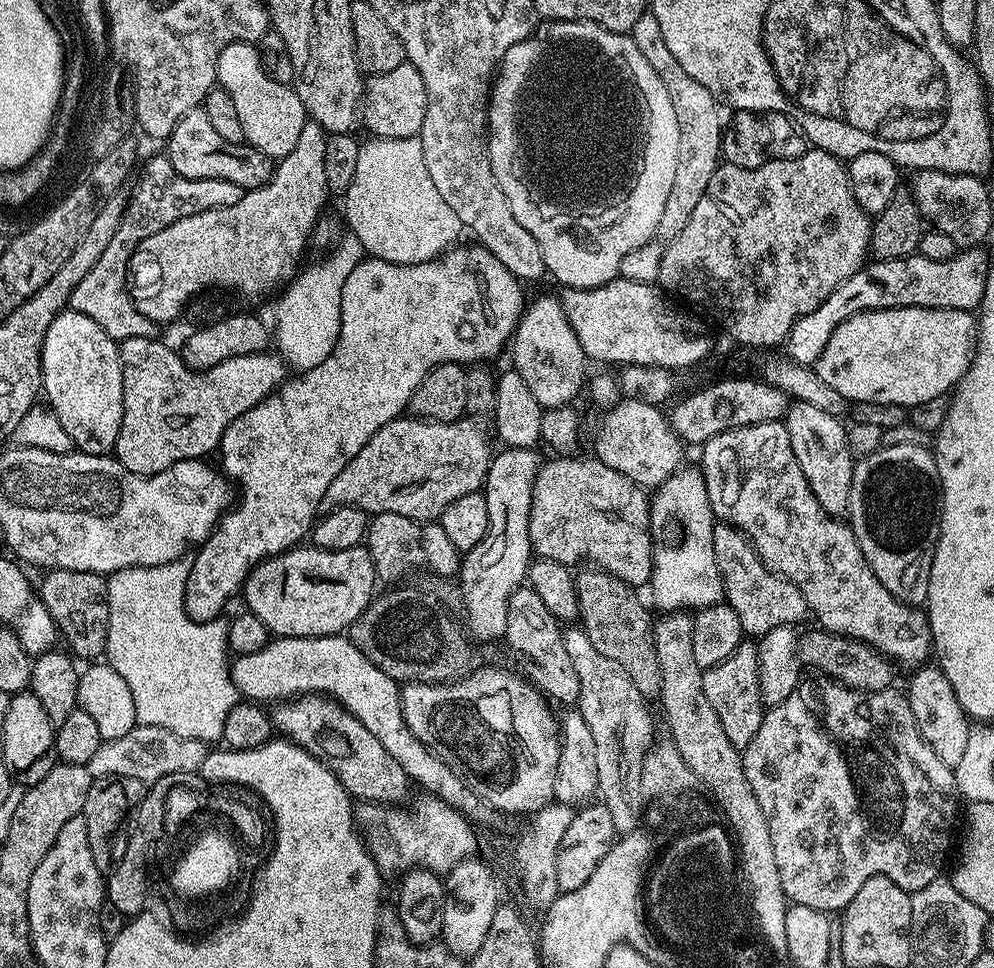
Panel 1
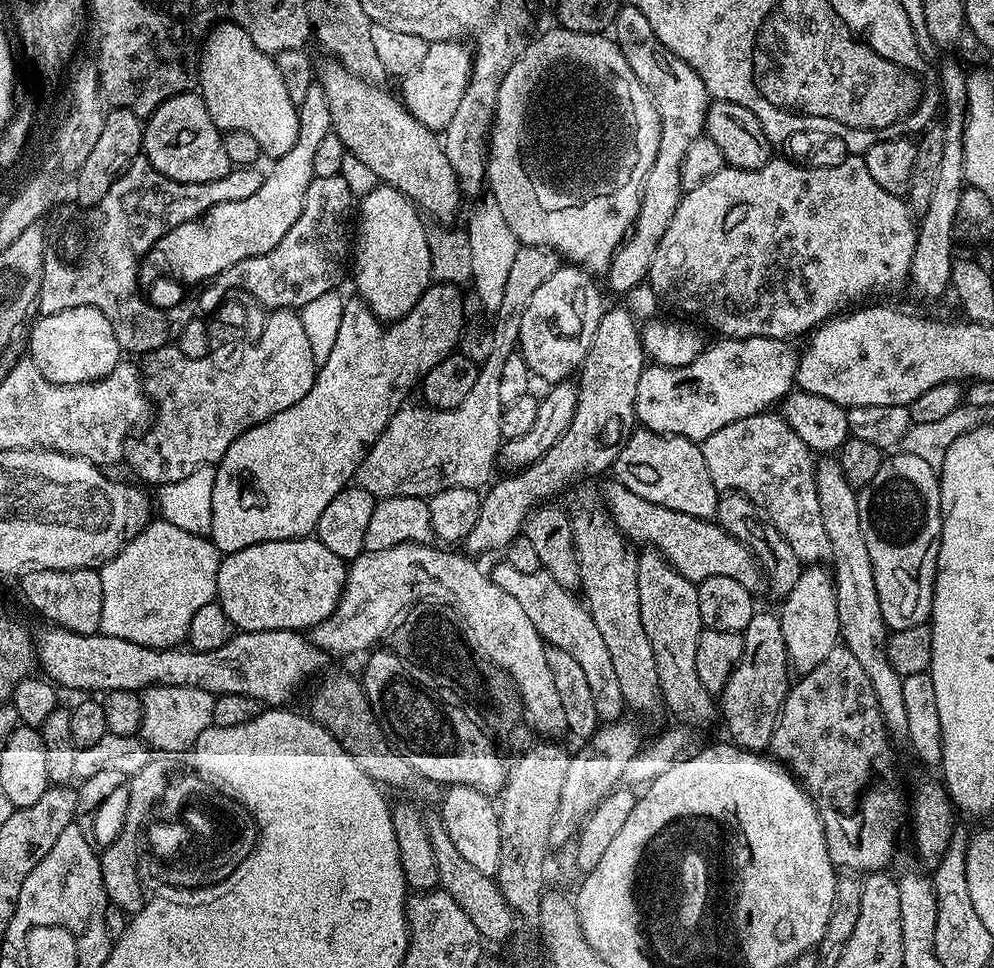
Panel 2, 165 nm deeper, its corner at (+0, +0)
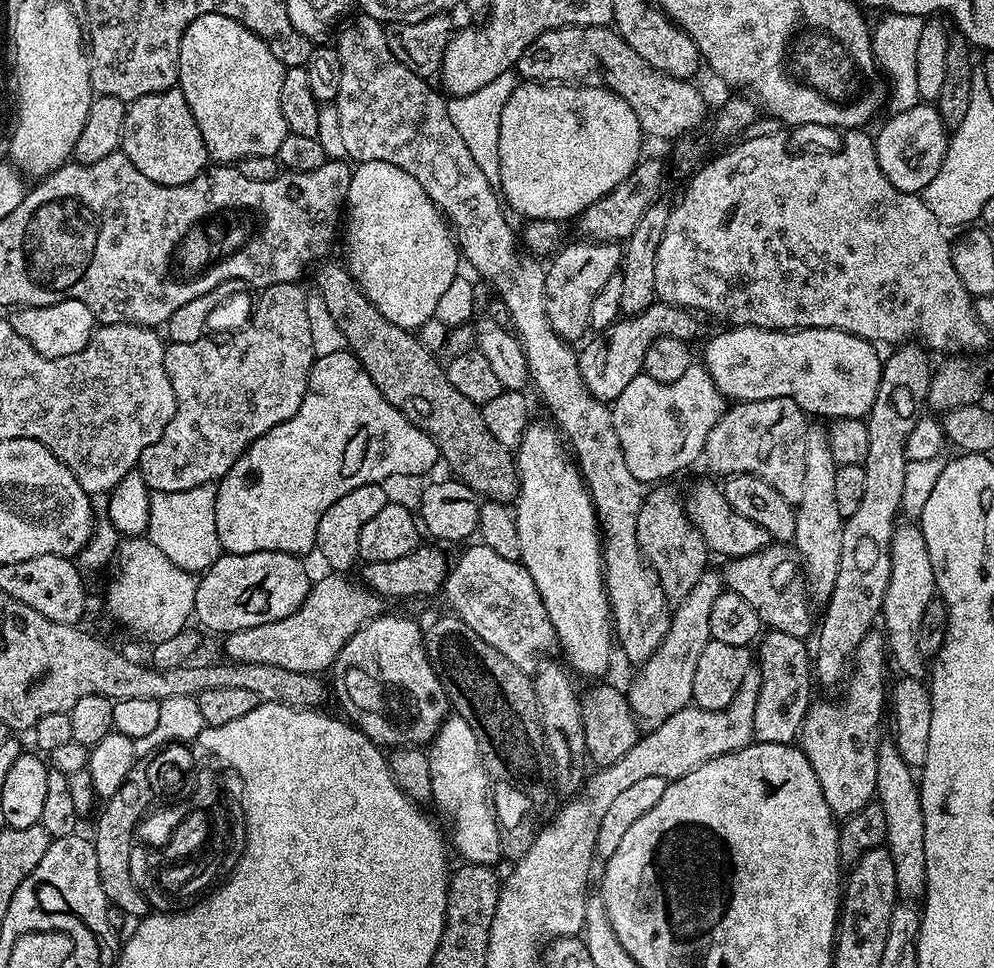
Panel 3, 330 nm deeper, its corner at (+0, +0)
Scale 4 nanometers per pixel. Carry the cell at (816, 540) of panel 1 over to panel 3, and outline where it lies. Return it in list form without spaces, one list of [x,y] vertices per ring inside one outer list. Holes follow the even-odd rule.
[[[790,398],[745,400],[731,405],[710,430],[703,459],[720,478],[749,472],[770,482],[786,502],[797,505],[806,479],[806,434],[810,420]]]

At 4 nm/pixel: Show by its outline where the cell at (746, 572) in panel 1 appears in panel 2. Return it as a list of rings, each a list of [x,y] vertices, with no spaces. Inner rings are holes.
[[[726,492],[717,499],[715,523],[720,525],[726,534],[738,538],[754,554],[754,558],[760,564],[763,579],[772,587],[772,592],[777,598],[783,598],[794,590],[794,585],[798,583],[798,578],[802,571],[802,565],[798,554],[794,554],[794,549],[782,534],[767,520],[764,513],[756,507],[754,501],[746,498],[740,492]]]

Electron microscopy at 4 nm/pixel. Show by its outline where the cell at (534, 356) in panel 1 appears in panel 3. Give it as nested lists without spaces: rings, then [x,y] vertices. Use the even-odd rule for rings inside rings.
[[[588,238],[580,241],[581,244],[565,243],[551,257],[552,265],[547,265],[544,274],[546,310],[550,326],[554,326],[557,334],[569,342],[576,342],[584,331],[589,331],[590,306],[594,306],[594,294],[598,294],[598,290],[606,286],[611,276],[617,275],[622,259],[619,243],[597,243]]]

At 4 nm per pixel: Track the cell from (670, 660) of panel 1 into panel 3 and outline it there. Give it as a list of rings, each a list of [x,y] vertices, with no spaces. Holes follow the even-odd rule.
[[[660,482],[645,495],[642,510],[638,510],[638,546],[645,561],[658,574],[658,582],[669,601],[684,600],[709,567],[710,553],[702,534],[690,522],[685,501],[668,482]]]

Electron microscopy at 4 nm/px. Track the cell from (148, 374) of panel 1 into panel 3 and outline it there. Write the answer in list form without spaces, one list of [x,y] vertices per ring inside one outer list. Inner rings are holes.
[[[299,283],[275,284],[274,286],[263,289],[259,293],[260,301],[256,304],[256,313],[253,314],[252,321],[241,332],[234,333],[229,340],[216,341],[211,340],[211,338],[205,338],[198,342],[169,343],[165,347],[164,366],[166,368],[166,374],[170,378],[170,386],[174,386],[176,413],[170,422],[170,426],[166,426],[162,438],[158,442],[146,446],[146,450],[142,450],[142,458],[138,465],[138,471],[140,477],[146,482],[149,493],[191,490],[196,486],[218,482],[232,469],[234,462],[238,462],[240,455],[255,440],[262,438],[262,434],[266,434],[274,426],[278,426],[282,422],[294,418],[294,414],[298,414],[298,406],[302,406],[302,398],[308,389],[308,375],[312,369],[312,361],[317,357],[316,351],[314,350],[314,342],[310,338],[310,318],[306,314],[309,293],[307,291],[303,292],[300,287],[301,285]]]

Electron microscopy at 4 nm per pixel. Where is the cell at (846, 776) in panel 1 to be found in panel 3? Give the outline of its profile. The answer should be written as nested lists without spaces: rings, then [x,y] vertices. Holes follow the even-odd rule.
[[[880,630],[868,632],[852,655],[850,671],[843,685],[844,697],[837,704],[819,699],[809,703],[800,727],[798,746],[806,754],[810,766],[814,766],[826,806],[830,806],[832,815],[837,818],[858,814],[858,810],[873,803],[878,778],[878,746],[882,739],[880,719],[886,716],[884,683],[888,680],[888,668],[890,672],[885,633]]]

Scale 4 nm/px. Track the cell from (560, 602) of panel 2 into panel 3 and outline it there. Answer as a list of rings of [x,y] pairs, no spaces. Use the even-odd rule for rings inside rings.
[[[483,542],[468,547],[472,546],[449,567],[442,596],[448,599],[452,607],[449,609],[466,622],[466,626],[470,626],[482,642],[490,642],[490,646],[510,658],[514,666],[531,669],[537,663],[536,652],[548,652],[558,644],[556,631],[538,594],[538,586],[534,586],[534,578],[530,578],[519,560],[494,554],[494,550],[487,548]]]

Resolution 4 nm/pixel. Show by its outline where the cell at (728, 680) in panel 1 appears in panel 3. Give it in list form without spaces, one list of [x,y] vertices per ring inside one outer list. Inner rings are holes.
[[[771,630],[759,637],[759,644],[758,667],[762,686],[754,710],[754,737],[762,744],[792,744],[800,735],[800,727],[813,699],[814,664],[810,659],[810,648],[804,640],[794,638],[794,634]]]

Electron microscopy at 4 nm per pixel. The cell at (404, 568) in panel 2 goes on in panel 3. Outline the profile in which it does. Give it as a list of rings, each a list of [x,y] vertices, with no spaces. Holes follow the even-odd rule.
[[[344,574],[327,575],[313,583],[308,597],[294,614],[278,618],[278,622],[262,622],[262,626],[227,633],[227,659],[234,664],[266,663],[287,670],[327,673],[353,634],[385,611],[385,601],[355,579],[348,580],[352,578]]]

